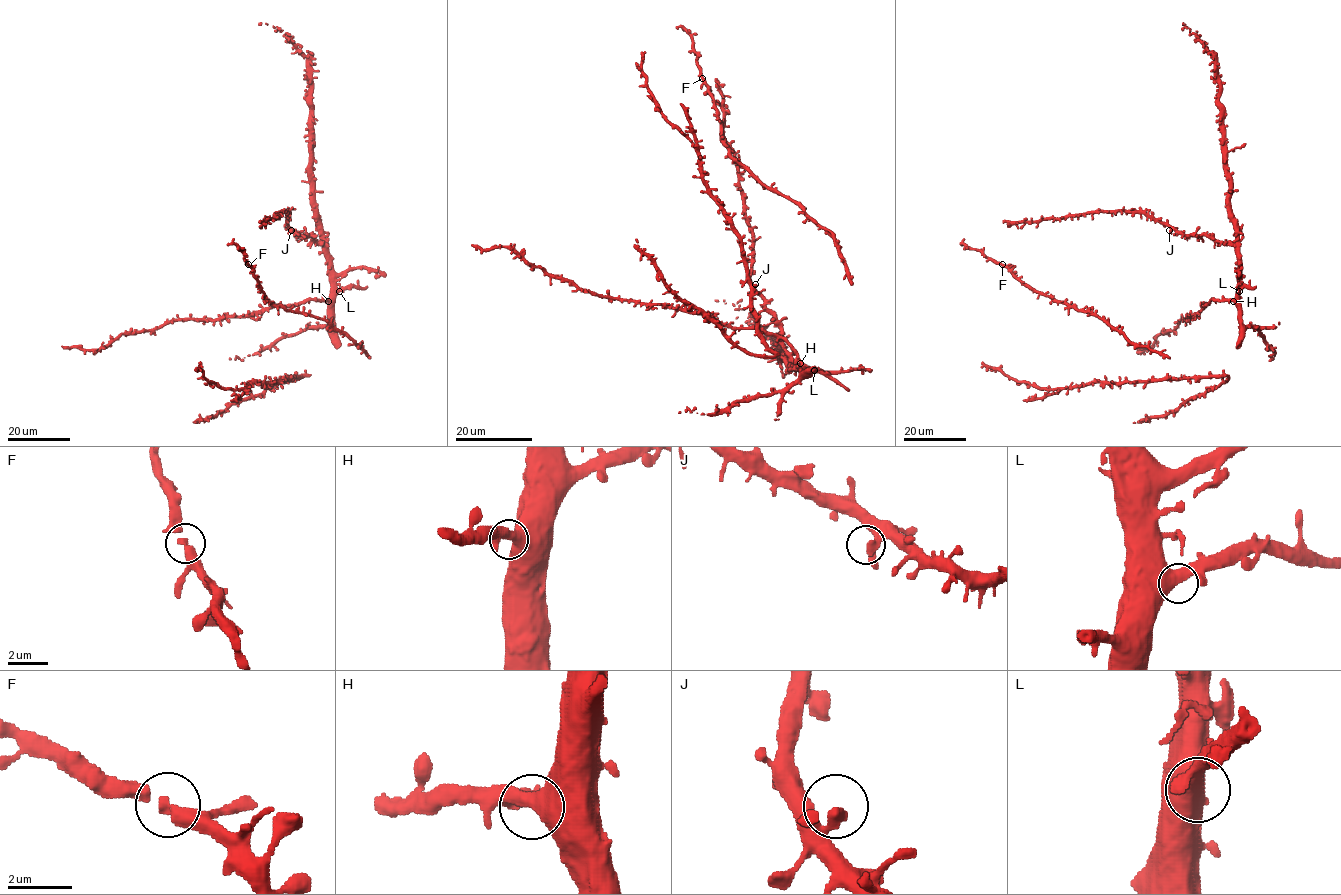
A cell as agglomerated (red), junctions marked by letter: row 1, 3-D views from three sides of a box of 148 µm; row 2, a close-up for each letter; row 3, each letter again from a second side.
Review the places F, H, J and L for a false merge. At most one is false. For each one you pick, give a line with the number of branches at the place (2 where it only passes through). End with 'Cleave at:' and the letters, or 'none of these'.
Cleave at: none of these

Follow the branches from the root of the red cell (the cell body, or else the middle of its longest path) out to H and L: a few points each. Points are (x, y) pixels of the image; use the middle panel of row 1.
H: (759, 293), (765, 308), (780, 328), (784, 350), (800, 368), (804, 368), (800, 363)
L: (759, 293), (765, 308), (780, 328), (786, 353), (800, 368), (814, 370)

